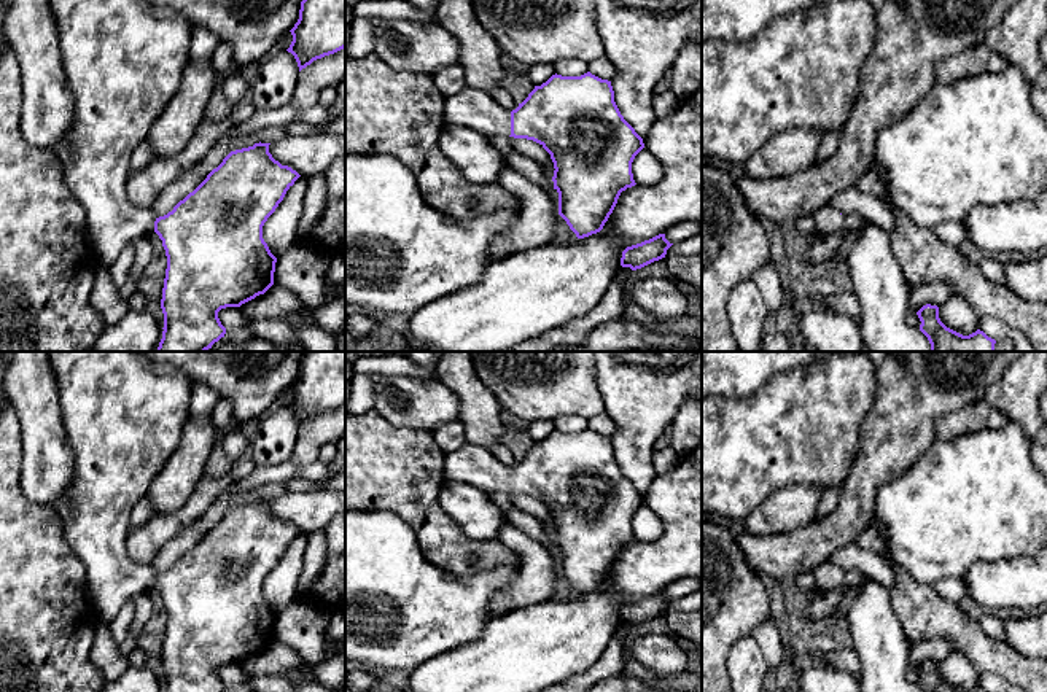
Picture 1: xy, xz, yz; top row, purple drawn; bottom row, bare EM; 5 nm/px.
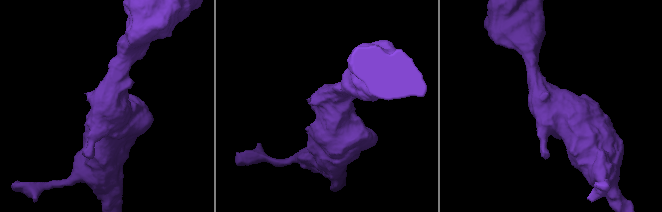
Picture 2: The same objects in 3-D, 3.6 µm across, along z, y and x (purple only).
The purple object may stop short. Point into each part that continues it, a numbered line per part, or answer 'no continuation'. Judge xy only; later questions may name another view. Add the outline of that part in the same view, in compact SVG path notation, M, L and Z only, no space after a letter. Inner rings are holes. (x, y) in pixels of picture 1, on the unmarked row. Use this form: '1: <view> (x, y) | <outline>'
1: xy (123, 415) | M48 352L48 358L54 369L57 379L57 393L60 404L60 418L64 426L64 434L68 447L75 455L73 480L65 495L51 504L54 512L59 515L64 527L64 538L75 550L78 558L86 566L86 590L91 600L92 608L99 612L102 622L107 622L111 627L113 619L118 611L135 595L154 589L156 573L151 565L135 563L127 555L127 533L130 530L130 514L135 504L146 495L153 479L165 466L167 460L173 455L180 445L186 422L191 417L191 379L177 366L170 363L153 361L142 356L138 352Z

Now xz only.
1: xz (473, 465) | M473 444L446 453L442 477L474 485L487 493L511 492L511 468L495 458L488 449Z

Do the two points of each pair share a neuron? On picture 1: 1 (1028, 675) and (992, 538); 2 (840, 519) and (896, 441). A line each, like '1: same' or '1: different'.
1: different
2: same

